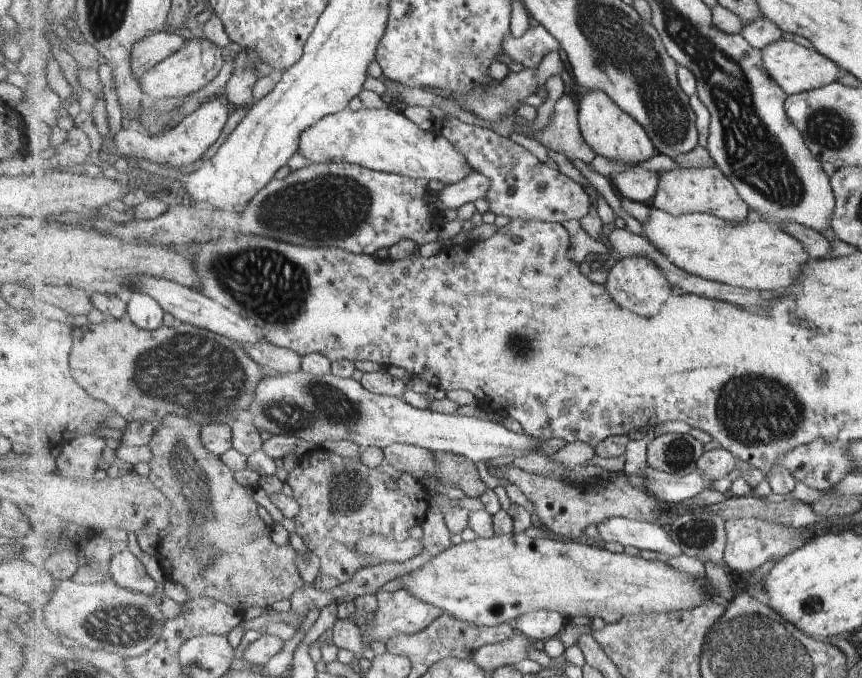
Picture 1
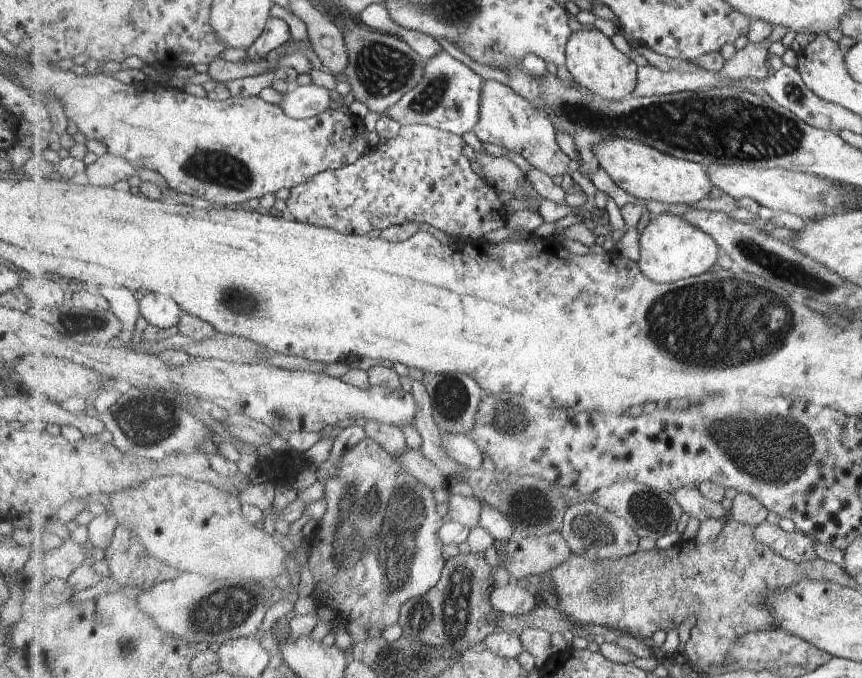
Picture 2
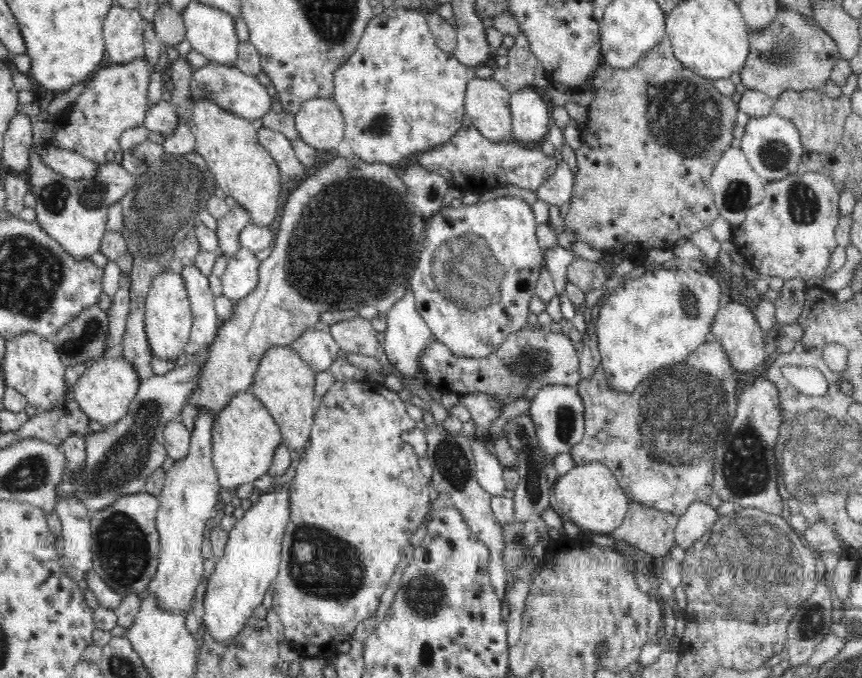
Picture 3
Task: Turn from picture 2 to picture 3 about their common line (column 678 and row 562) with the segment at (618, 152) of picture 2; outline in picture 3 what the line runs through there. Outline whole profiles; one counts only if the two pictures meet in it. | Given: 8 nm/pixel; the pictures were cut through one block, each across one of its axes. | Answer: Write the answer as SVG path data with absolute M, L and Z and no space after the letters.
M202 410L195 419L191 431L190 450L188 456L175 461L166 472L166 479L161 493L157 495L159 509L155 518L157 528L158 564L154 576L149 580L142 592L142 600L152 597L156 606L164 612L184 614L192 610L196 588L204 580L204 556L202 556L202 540L207 521L216 516L217 498L221 487L217 472L213 465L211 424L218 412Z

